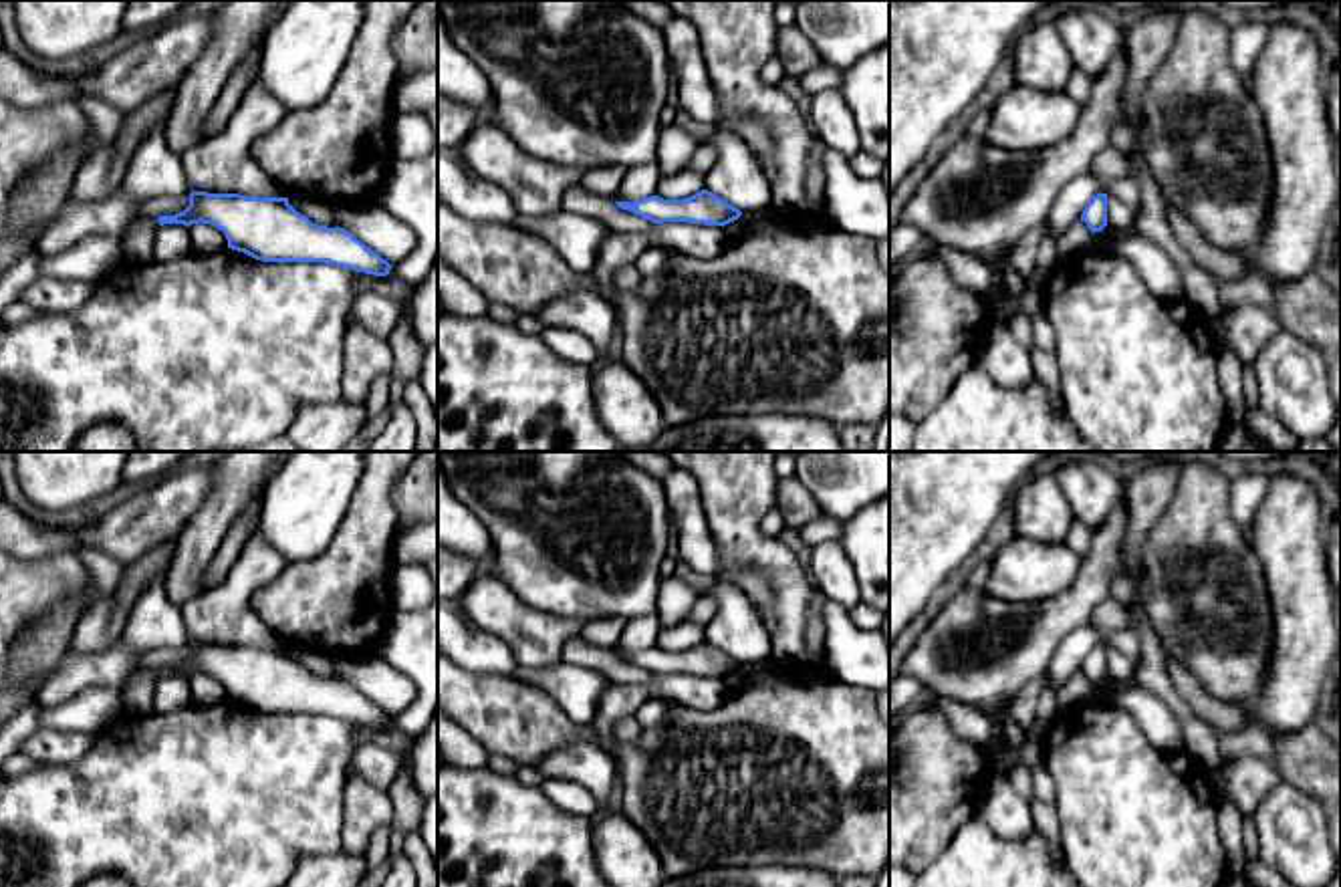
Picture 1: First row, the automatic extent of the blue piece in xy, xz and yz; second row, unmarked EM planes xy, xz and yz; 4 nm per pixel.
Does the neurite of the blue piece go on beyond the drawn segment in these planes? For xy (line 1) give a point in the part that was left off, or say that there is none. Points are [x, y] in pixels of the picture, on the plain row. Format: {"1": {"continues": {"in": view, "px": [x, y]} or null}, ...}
{"1": {"continues": null}}

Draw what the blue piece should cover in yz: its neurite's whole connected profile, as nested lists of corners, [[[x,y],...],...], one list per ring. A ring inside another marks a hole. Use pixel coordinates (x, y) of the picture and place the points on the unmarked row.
[[[1097,645],[1091,649],[1081,665],[1081,673],[1085,673],[1093,685],[1107,677],[1107,645]]]

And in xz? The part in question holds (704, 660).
[[[702,641],[686,651],[663,651],[649,647],[633,655],[615,653],[617,659],[633,663],[653,675],[661,673],[690,673],[704,677],[726,677],[742,667],[738,659],[726,651]]]

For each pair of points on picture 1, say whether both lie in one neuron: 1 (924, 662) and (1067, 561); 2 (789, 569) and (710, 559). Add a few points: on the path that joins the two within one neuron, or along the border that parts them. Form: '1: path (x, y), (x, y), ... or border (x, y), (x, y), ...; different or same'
1: border (985, 589), (1007, 601), (1045, 601), (1057, 595); different
2: border (704, 517), (724, 567), (718, 579); different

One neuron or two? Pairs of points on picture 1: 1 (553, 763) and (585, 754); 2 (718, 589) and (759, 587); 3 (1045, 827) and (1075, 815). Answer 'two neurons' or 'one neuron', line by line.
1: one neuron
2: two neurons
3: two neurons

